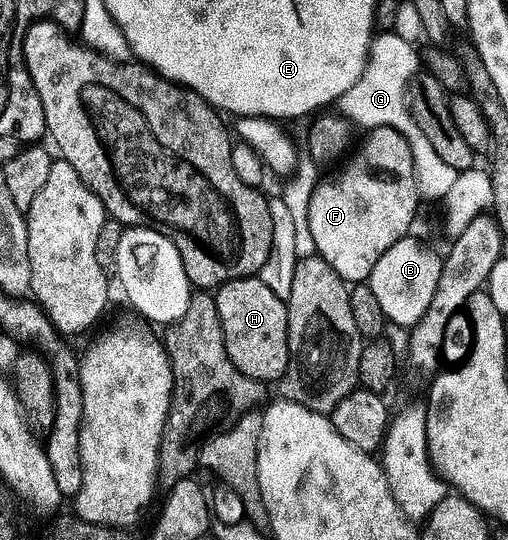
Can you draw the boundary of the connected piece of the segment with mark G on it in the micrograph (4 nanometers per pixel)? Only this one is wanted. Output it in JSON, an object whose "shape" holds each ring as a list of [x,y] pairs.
{"shape":[[[393,32],[387,34],[377,33],[372,39],[372,53],[368,55],[368,66],[364,75],[342,96],[338,103],[338,110],[343,117],[357,127],[368,126],[375,128],[385,126],[394,128],[410,144],[410,152],[414,156],[414,168],[416,169],[416,183],[421,199],[425,203],[441,203],[450,192],[450,188],[457,183],[461,171],[450,168],[438,156],[434,144],[426,137],[426,132],[418,128],[418,124],[412,118],[412,111],[408,109],[408,88],[413,78],[421,73],[420,54],[417,47]]]}

